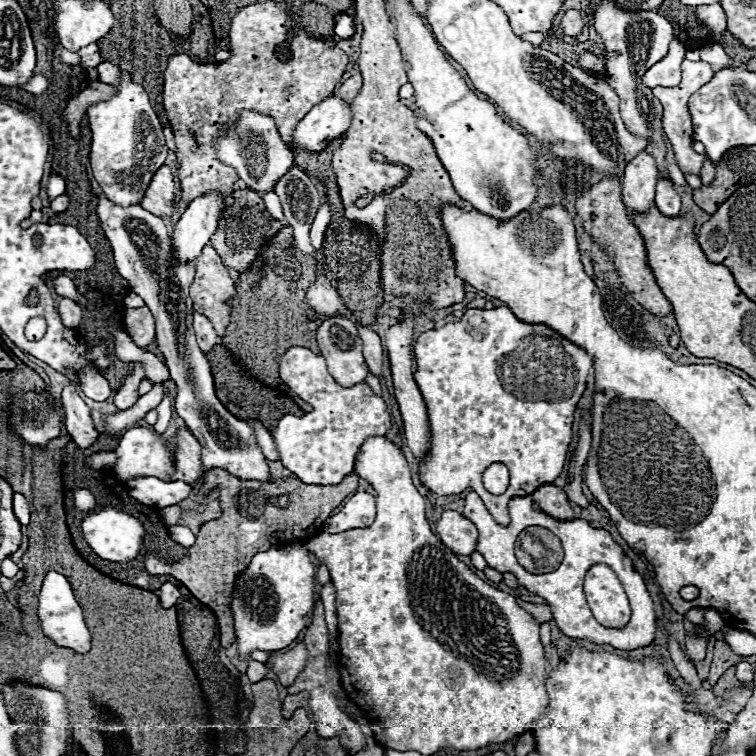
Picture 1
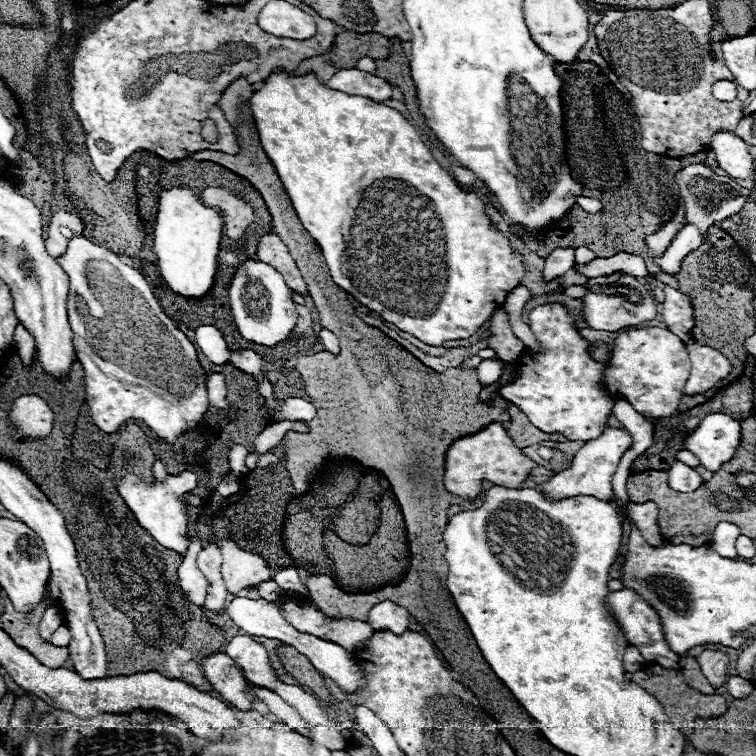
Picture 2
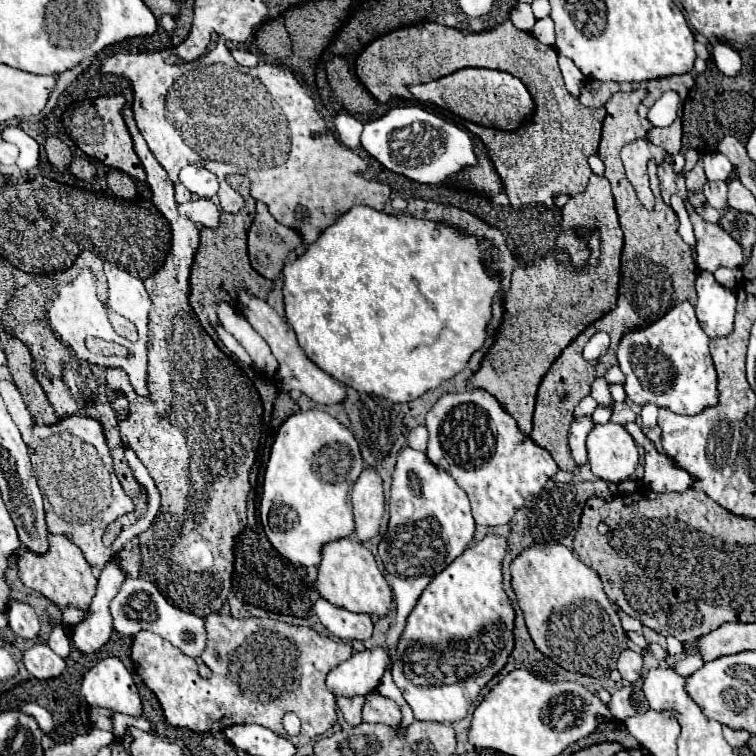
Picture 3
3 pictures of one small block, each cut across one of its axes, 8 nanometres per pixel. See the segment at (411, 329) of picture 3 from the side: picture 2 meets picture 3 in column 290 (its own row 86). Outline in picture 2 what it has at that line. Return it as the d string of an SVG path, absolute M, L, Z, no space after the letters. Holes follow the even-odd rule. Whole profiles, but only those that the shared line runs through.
M288 70L272 72L268 76L264 86L250 96L250 110L256 122L260 144L266 156L272 160L300 222L310 232L310 236L318 242L326 258L330 276L340 288L350 292L358 302L366 304L370 310L378 312L386 322L412 334L414 338L418 338L420 342L428 346L442 346L448 340L464 340L474 336L478 328L482 328L484 322L492 316L492 312L504 304L508 292L512 292L520 284L524 276L522 256L508 244L504 234L496 232L494 224L484 214L484 204L476 198L476 194L464 192L454 182L454 178L446 170L442 170L442 166L434 160L430 148L422 142L416 128L398 110L388 108L364 96L332 90L324 82L320 82L314 72L304 76L292 76Z

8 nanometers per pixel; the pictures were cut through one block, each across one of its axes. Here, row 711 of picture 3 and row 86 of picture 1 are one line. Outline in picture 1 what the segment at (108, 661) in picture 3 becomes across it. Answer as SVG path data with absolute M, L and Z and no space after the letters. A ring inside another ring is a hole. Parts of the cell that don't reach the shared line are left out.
M120 72L120 80L114 88L116 94L112 98L90 104L88 108L92 130L90 166L108 200L114 200L114 204L138 204L154 172L164 164L168 148L164 144L162 124L152 110L144 88L132 82L128 72Z

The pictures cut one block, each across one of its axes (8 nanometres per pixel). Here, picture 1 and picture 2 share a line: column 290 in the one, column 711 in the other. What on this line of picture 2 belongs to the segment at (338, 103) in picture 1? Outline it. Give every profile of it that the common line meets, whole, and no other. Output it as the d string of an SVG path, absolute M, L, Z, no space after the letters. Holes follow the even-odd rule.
M718 130L712 136L710 148L716 154L718 166L724 168L726 174L732 176L734 180L750 178L750 174L754 172L754 164L752 164L752 156L748 152L748 144L740 136L736 136L734 132Z

